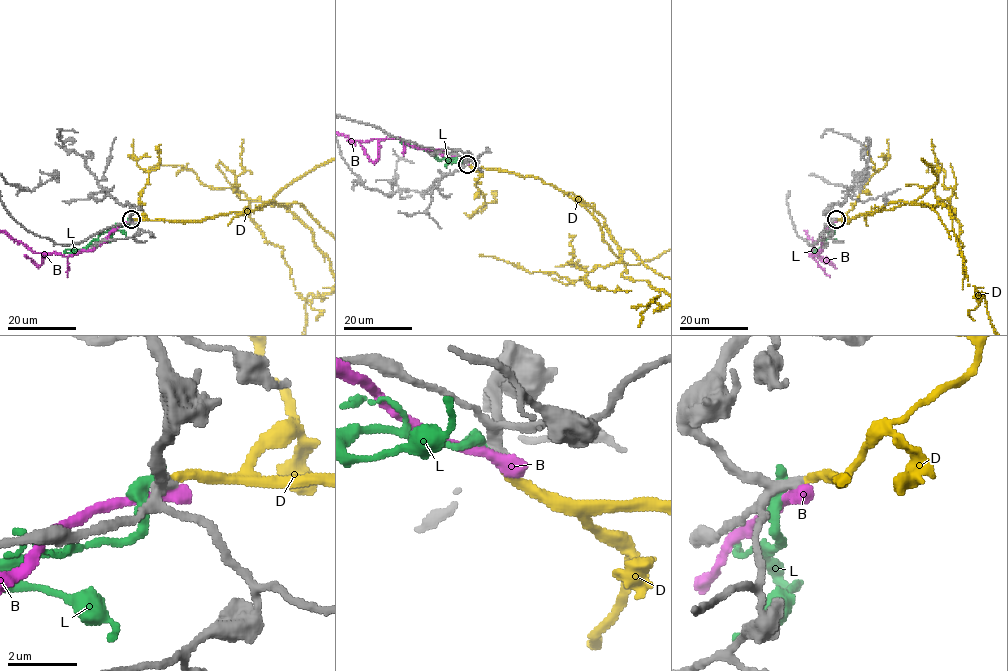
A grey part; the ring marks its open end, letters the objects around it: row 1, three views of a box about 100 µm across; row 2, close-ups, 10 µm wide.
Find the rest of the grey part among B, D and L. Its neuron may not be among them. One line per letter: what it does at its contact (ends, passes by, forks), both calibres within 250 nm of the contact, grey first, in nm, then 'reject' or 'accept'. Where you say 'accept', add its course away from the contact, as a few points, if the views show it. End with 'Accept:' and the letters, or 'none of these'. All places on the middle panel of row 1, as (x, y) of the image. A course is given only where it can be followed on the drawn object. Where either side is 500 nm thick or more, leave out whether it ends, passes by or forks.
B: calibres 260 and 550 nm; reject
D: it ends; calibres 320 and 240 nm; accept
L: it ends; calibres 280 and 440 nm; reject
Accept: D

